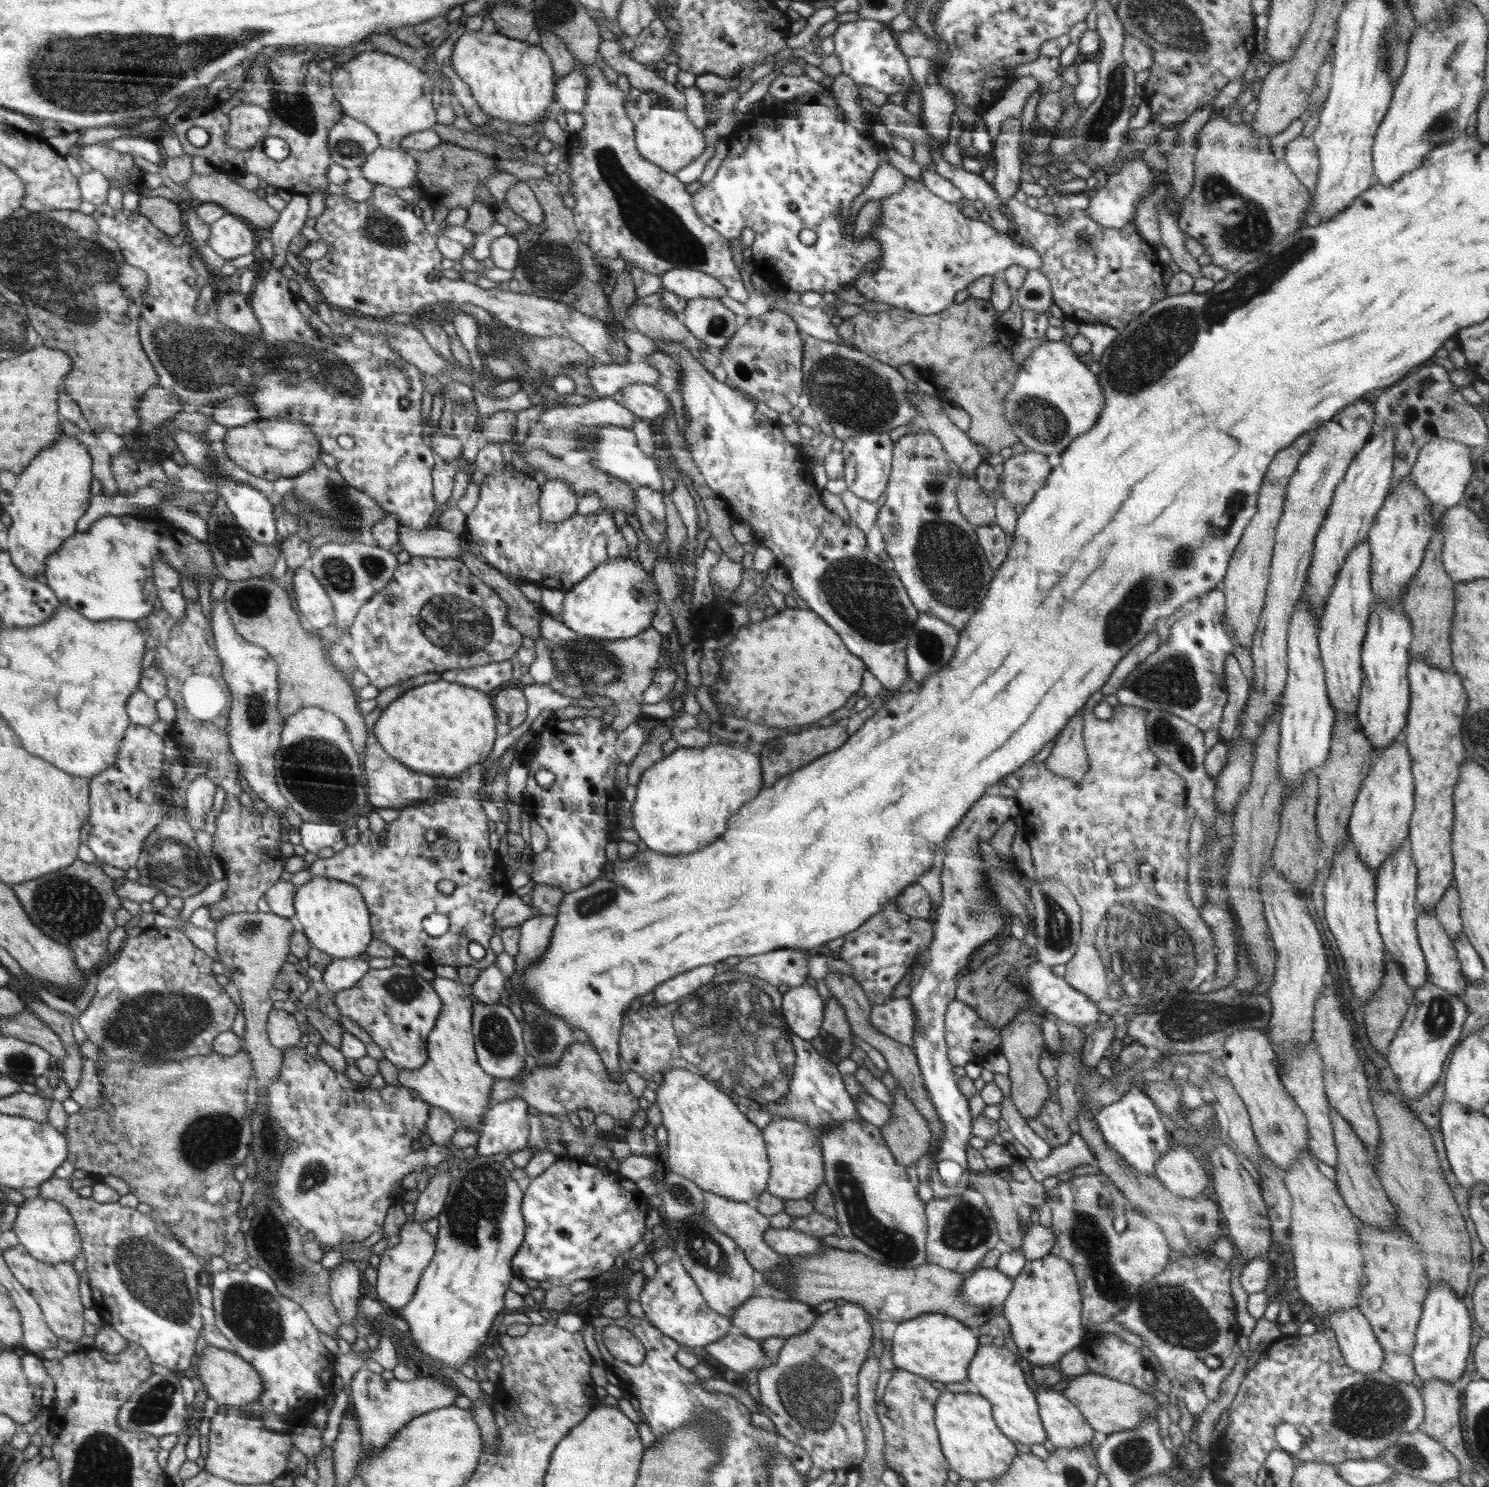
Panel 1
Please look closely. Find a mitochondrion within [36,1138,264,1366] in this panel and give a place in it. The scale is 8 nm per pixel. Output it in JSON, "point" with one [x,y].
{"point":[152,1274]}

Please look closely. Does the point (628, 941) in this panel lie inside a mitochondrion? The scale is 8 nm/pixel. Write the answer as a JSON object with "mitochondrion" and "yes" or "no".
{"mitochondrion":"no"}

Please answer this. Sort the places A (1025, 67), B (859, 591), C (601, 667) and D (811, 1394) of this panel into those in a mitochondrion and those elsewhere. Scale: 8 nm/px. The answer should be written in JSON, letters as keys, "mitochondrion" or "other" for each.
{"A":"other","B":"mitochondrion","C":"mitochondrion","D":"mitochondrion"}

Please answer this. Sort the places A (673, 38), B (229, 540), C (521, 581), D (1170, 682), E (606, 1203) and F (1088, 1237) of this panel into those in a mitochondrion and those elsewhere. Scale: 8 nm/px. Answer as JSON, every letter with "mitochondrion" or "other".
{"A":"other","B":"mitochondrion","C":"other","D":"mitochondrion","E":"other","F":"mitochondrion"}

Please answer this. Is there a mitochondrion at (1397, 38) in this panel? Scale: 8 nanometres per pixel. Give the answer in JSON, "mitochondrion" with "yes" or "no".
{"mitochondrion":"yes"}

